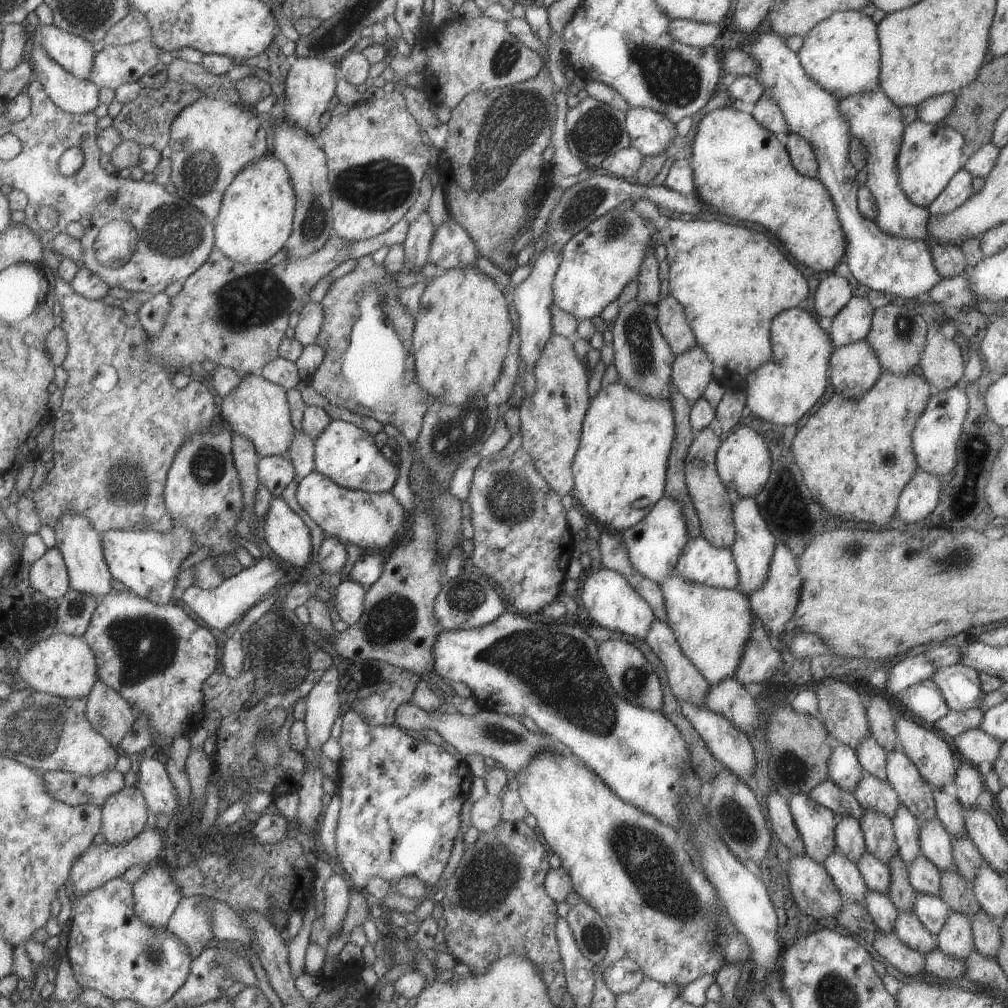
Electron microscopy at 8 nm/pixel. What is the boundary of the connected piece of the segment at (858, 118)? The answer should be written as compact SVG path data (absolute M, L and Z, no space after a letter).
M879 88L873 92L839 97L838 109L840 115L843 115L847 121L850 136L861 139L865 146L867 176L864 185L873 195L876 206L872 221L879 227L879 230L889 236L927 241L926 226L930 214L927 208L917 206L908 200L898 179L896 158L904 129L899 107L895 106Z

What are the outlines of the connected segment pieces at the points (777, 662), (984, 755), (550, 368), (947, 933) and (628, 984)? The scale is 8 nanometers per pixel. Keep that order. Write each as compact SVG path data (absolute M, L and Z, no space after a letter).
M754 616L754 629L744 646L739 666L734 679L740 685L767 682L775 672L781 670L782 658L779 651L770 643L769 634L762 627L760 620Z
M975 727L953 737L953 744L961 759L977 767L981 762L992 764L1001 743L985 734L979 727Z
M561 335L549 337L536 364L533 368L536 387L531 398L524 398L518 408L520 447L531 457L535 470L547 486L562 497L574 485L571 465L591 399L587 390L589 371L585 361L577 358L572 340Z
M948 910L945 924L936 934L936 948L948 957L965 961L974 950L969 916Z
M628 958L616 960L602 970L602 979L613 996L634 991L644 977L642 968Z

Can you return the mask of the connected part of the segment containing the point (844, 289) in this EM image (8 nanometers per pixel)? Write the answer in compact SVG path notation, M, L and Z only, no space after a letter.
M831 272L817 285L813 308L817 316L829 316L830 321L845 306L851 294L849 283Z

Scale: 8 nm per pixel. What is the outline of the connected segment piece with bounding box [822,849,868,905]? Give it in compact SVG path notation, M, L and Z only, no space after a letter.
M835 849L826 856L822 865L840 892L841 898L858 905L864 904L868 888L853 861L845 858Z

